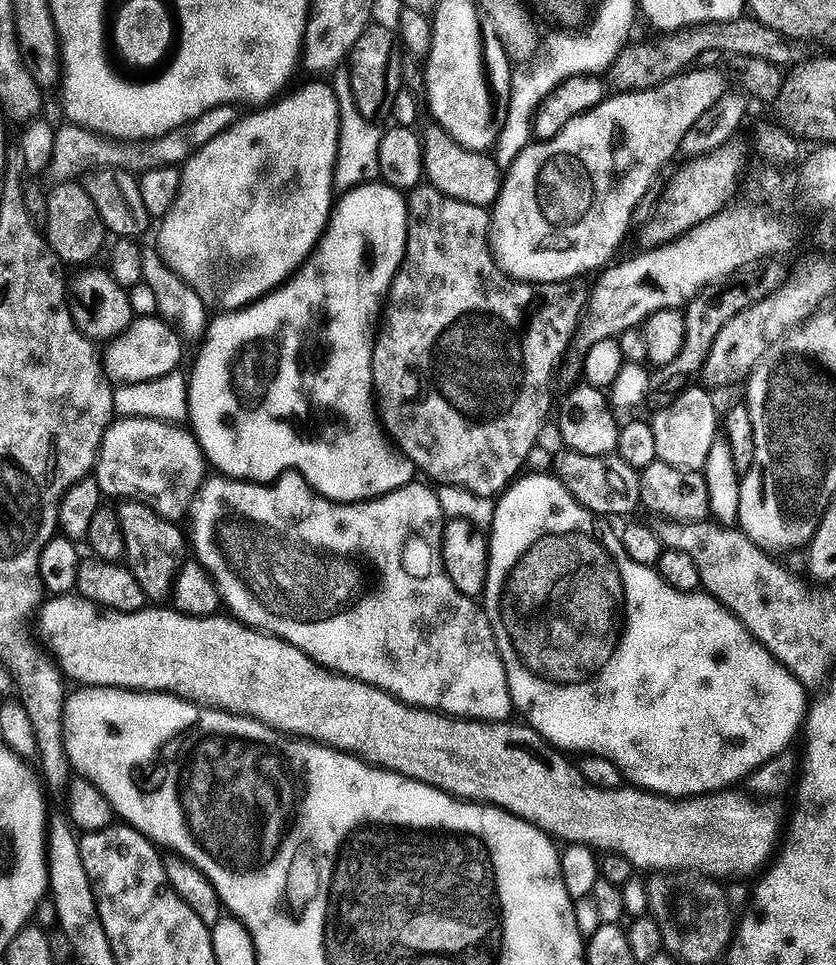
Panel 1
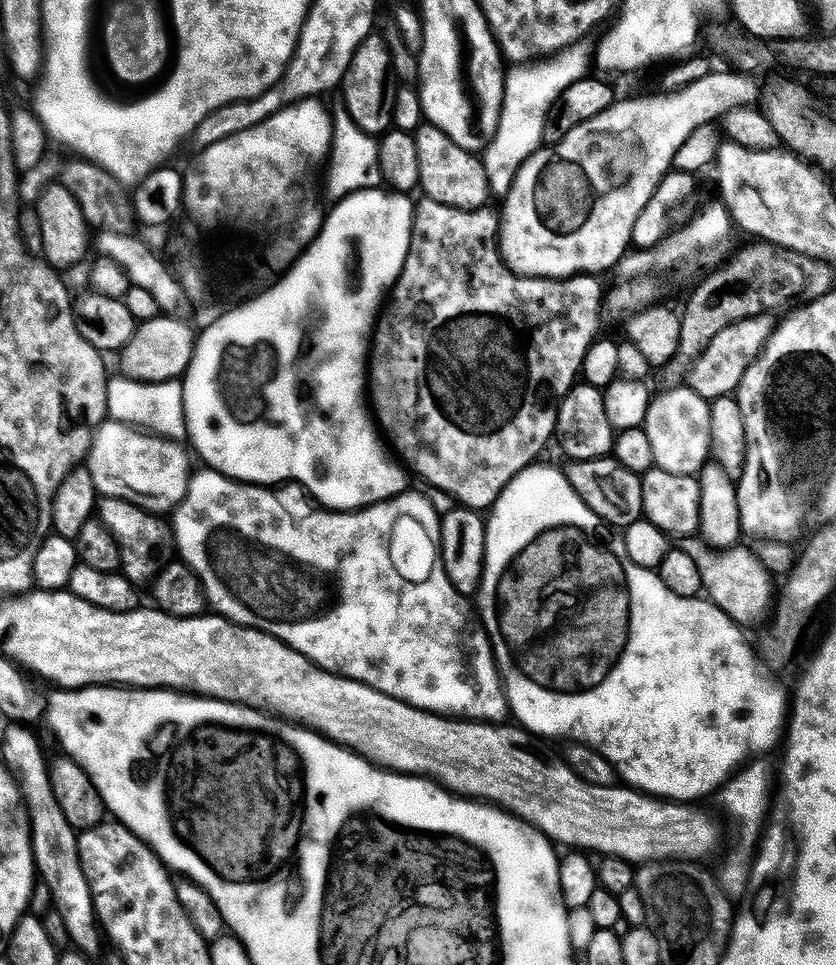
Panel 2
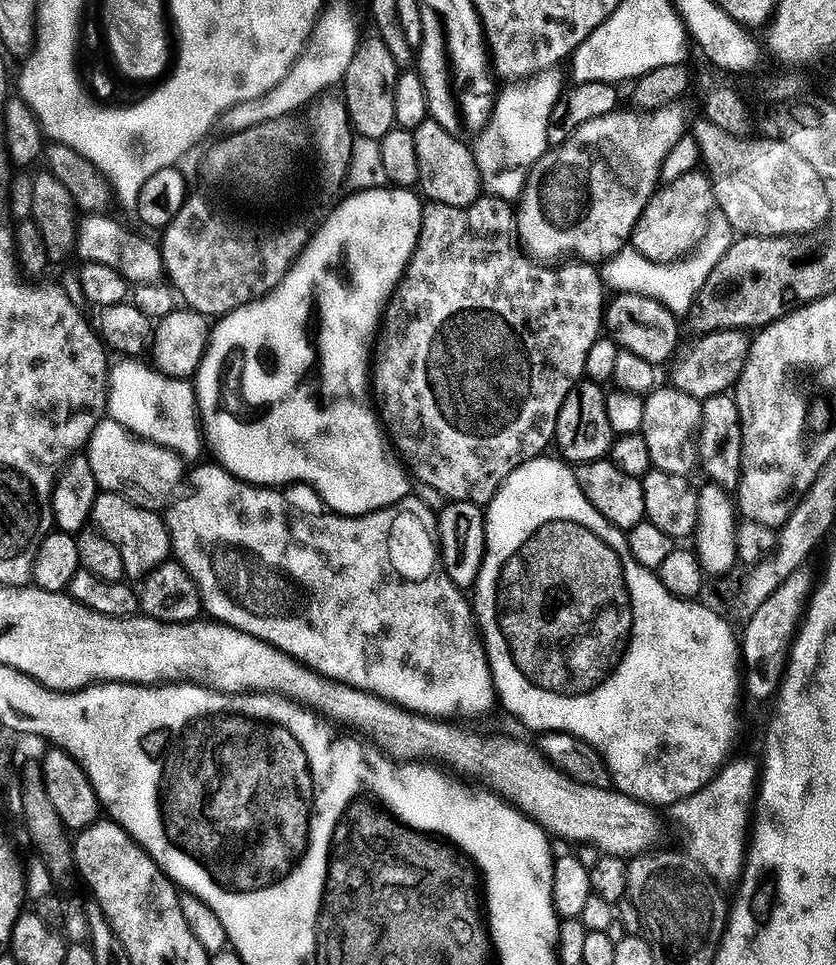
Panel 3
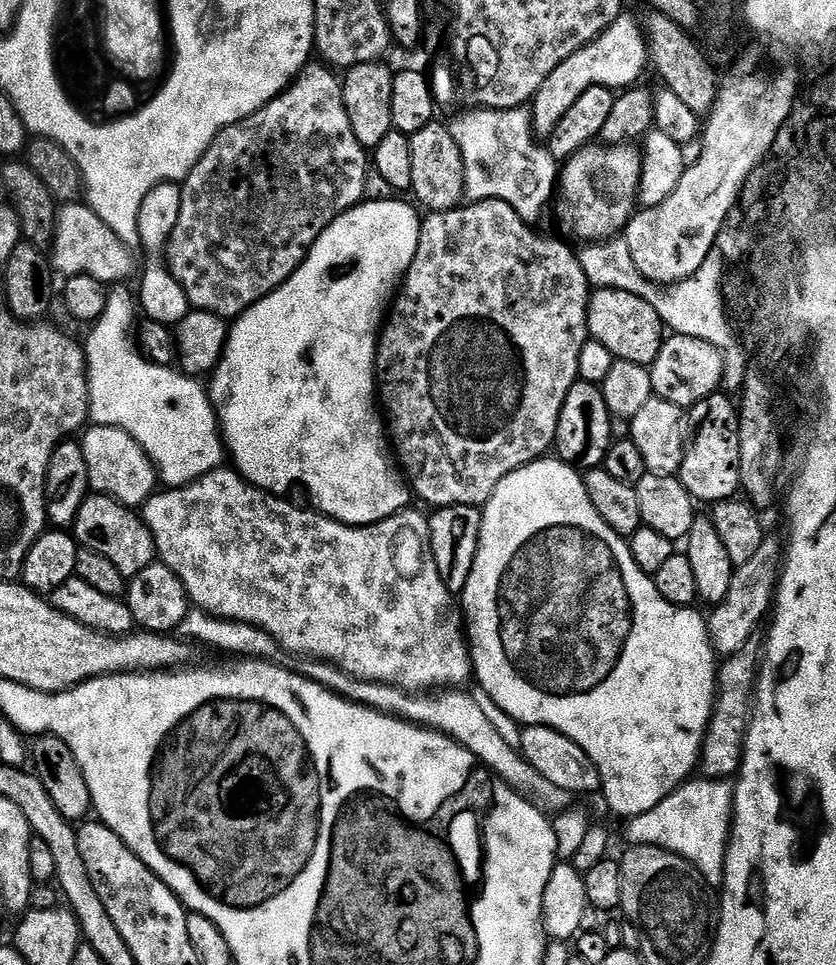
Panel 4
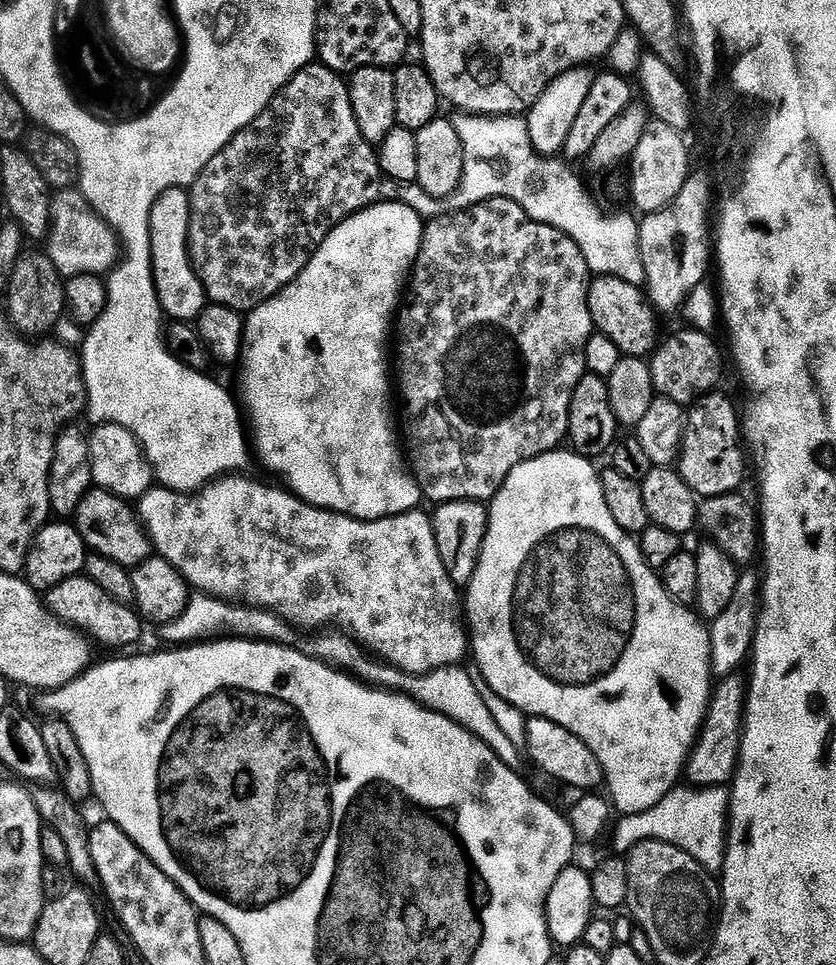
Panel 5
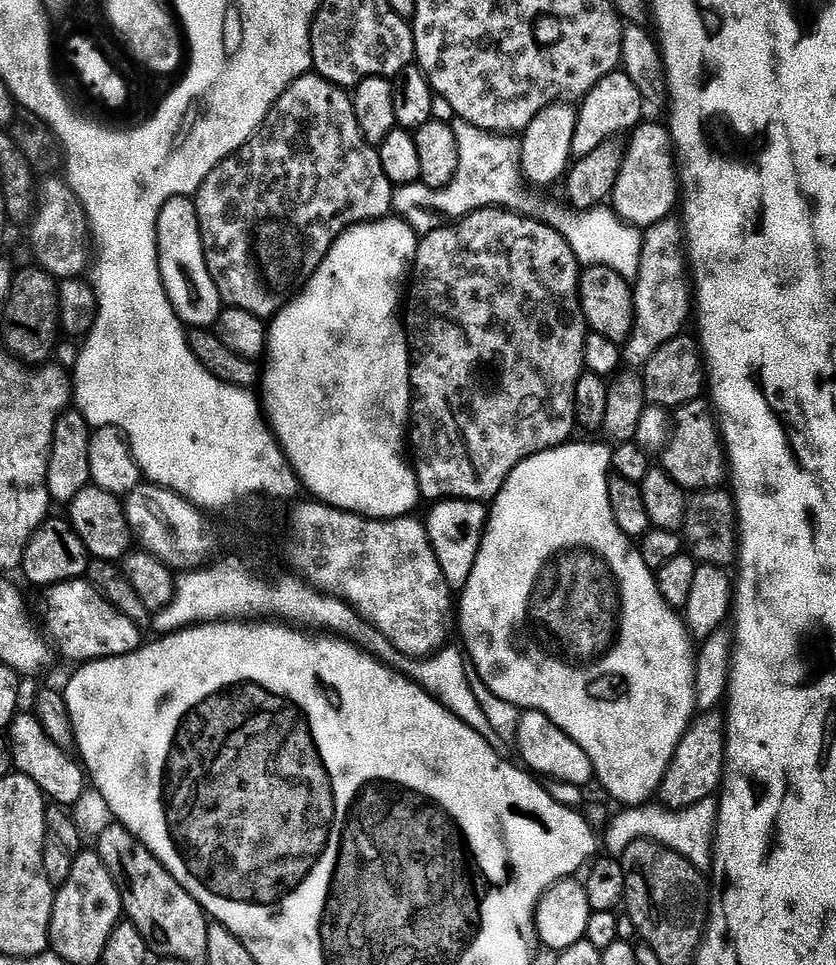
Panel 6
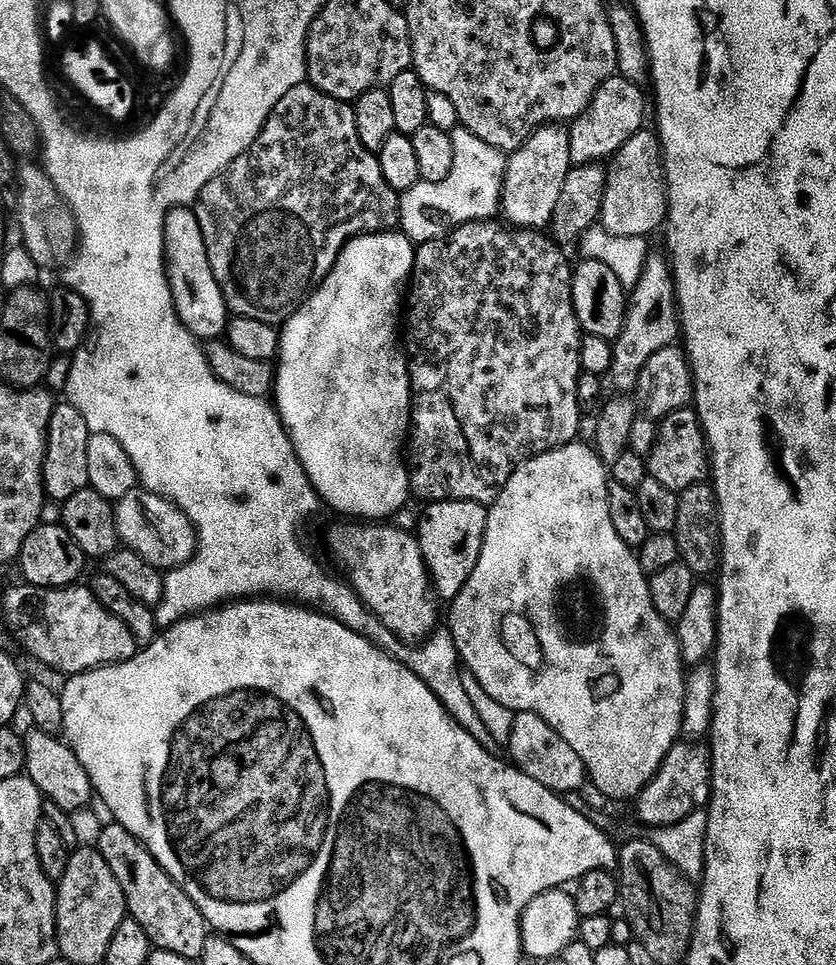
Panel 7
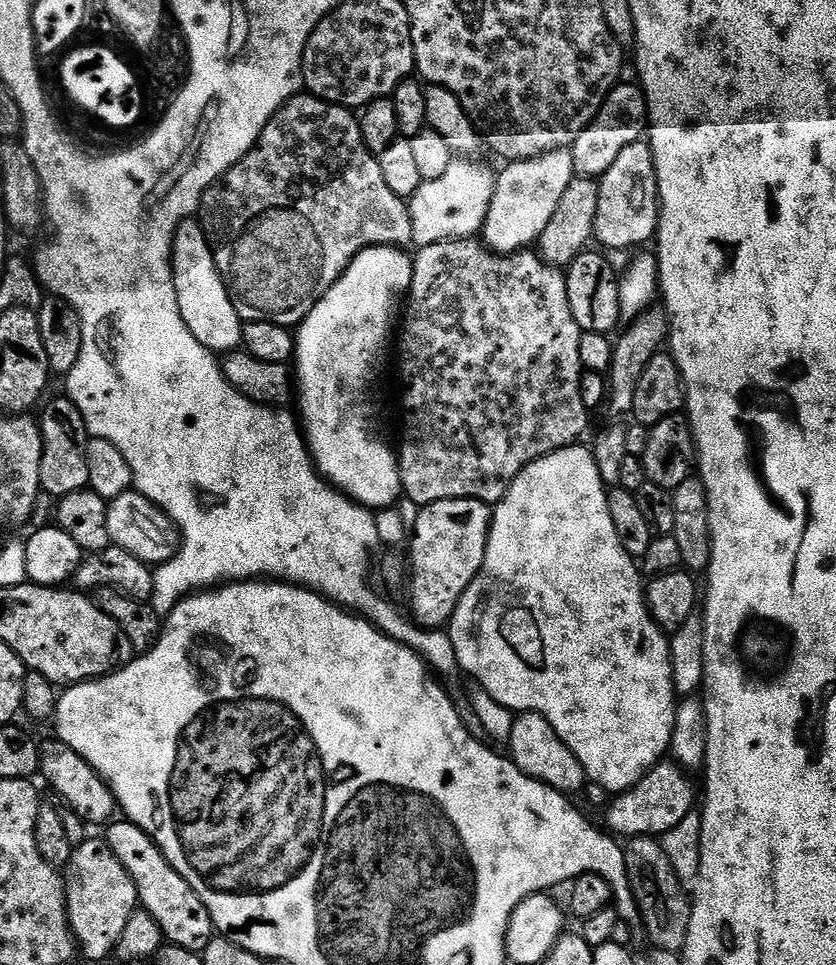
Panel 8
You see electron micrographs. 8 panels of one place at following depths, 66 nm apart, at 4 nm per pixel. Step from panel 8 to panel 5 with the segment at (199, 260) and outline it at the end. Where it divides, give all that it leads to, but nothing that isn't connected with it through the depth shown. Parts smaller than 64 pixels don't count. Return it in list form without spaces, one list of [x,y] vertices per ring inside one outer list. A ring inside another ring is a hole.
[[[171,187],[159,196],[150,214],[152,276],[163,313],[178,322],[195,321],[207,308],[201,280],[193,270],[188,252],[189,198],[187,189]]]

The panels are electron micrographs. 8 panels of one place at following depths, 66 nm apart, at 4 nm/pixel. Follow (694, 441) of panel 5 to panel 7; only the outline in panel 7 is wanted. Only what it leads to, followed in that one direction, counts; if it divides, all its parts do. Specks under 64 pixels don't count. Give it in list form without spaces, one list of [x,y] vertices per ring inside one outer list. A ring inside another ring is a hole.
[[[695,407],[674,410],[674,414],[665,416],[659,421],[656,441],[652,452],[646,457],[647,475],[653,480],[662,482],[666,490],[677,494],[688,487],[698,487],[709,479],[712,462],[708,451],[708,440],[704,436],[704,427]]]

